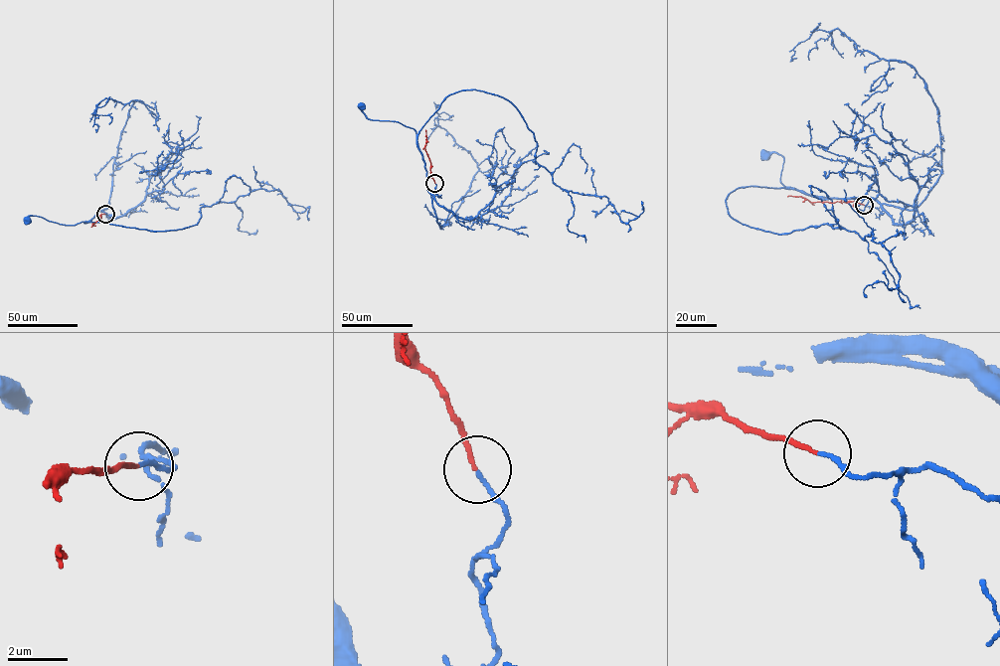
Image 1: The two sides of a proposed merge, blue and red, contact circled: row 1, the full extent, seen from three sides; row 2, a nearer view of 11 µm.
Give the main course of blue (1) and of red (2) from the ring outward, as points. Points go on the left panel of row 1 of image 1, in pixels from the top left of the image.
1: (105, 214), (97, 210), (90, 220), (69, 225), (33, 215), (27, 220)
2: (105, 214), (91, 226)

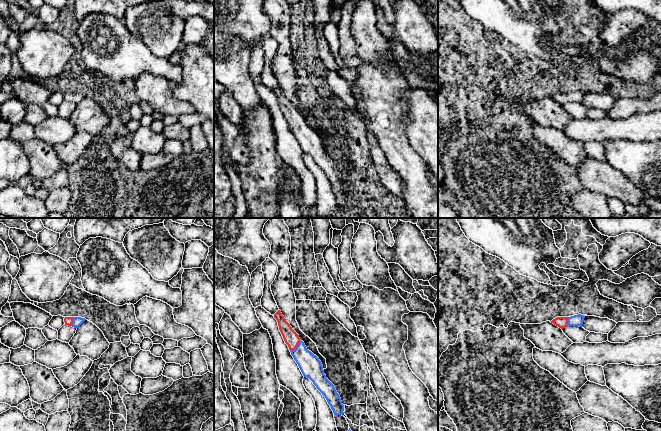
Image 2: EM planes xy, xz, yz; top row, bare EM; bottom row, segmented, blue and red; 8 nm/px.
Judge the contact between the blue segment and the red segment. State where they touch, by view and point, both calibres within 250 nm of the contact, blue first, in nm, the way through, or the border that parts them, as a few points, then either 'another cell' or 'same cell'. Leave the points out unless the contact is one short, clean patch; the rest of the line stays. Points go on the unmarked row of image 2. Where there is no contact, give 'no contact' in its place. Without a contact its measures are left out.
meets blue in xz at (296, 123); 180 nm thick on the blue side, 120 nm on the other; runs through xz (311, 143), (296, 123), (291, 114); same cell

